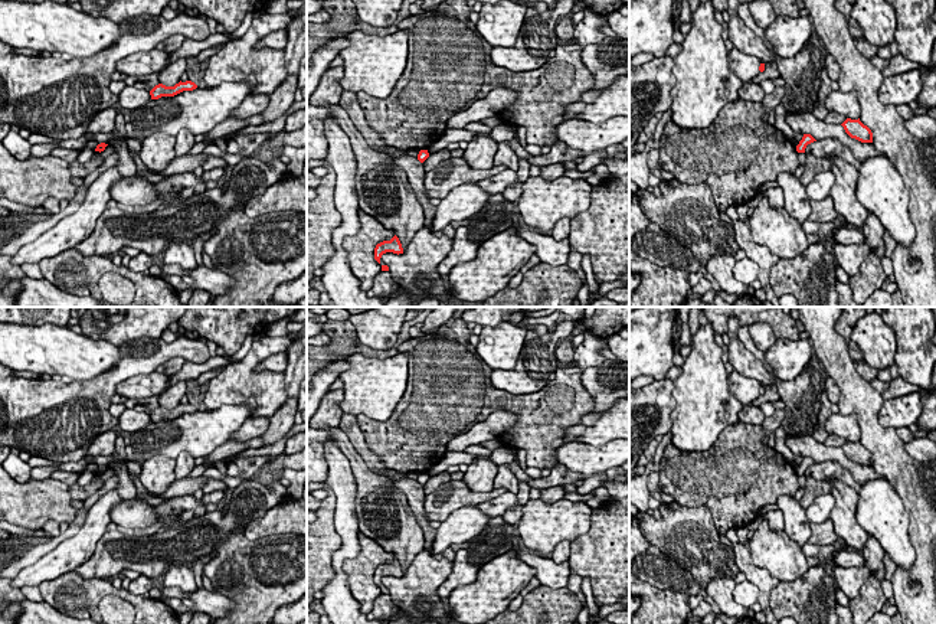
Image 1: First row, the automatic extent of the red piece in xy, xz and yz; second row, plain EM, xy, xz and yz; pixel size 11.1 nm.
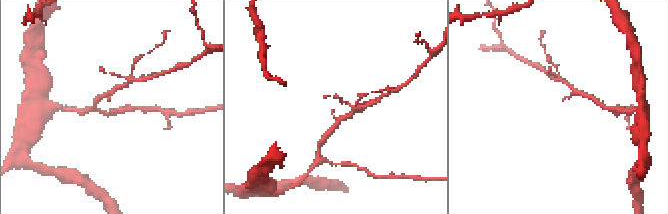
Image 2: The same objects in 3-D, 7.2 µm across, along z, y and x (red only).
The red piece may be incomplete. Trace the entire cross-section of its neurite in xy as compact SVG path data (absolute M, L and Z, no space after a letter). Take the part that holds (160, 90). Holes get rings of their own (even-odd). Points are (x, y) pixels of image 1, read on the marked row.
M186 81L186 82L179 82L174 86L166 86L163 84L156 85L151 91L151 99L158 99L161 97L174 97L183 91L193 91L196 89L197 85L192 81Z

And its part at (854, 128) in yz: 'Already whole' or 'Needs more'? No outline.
Already whole

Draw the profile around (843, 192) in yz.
M832 156L824 159L831 161L829 171L835 176L835 182L829 192L835 210L848 225L863 231L867 219L867 209L860 203L855 195L858 170L841 157Z

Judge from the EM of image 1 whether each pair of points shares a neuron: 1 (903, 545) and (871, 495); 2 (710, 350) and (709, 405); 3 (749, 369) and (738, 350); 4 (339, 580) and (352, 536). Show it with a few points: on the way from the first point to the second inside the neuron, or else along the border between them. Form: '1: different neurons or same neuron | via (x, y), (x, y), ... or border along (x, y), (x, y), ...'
1: same neuron | via (892, 532), (889, 522), (879, 507)
2: same neuron | via (709, 363), (709, 392)
3: same neuron | via (748, 365), (739, 355)
4: same neuron | via (339, 569), (339, 558), (350, 546)

